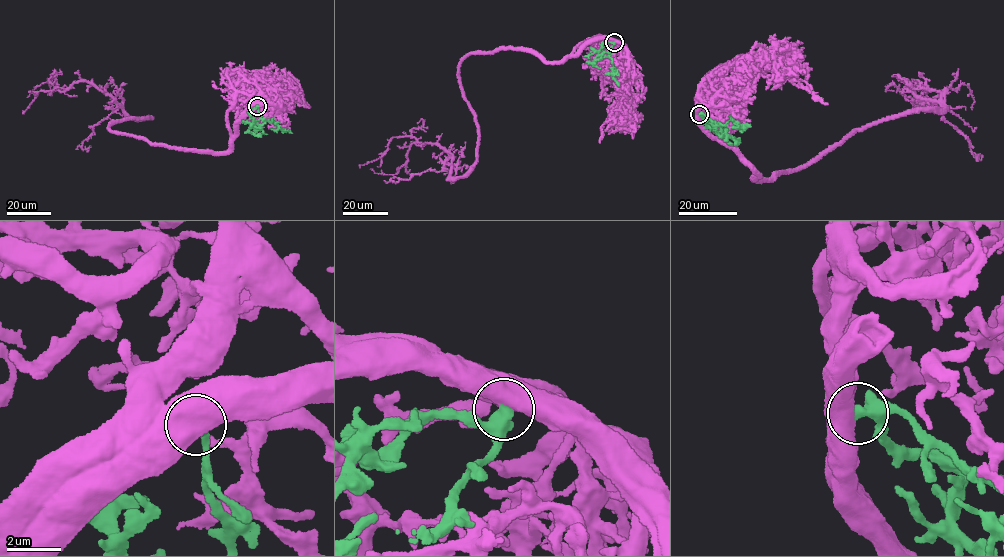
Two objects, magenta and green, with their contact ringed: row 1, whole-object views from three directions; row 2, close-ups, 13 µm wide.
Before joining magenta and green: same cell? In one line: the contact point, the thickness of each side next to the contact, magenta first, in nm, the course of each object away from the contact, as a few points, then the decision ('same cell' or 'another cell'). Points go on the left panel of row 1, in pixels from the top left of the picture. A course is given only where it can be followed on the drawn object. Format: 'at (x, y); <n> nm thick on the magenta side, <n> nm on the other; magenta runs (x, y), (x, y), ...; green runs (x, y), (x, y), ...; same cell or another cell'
at (257, 106); 750 nm thick on the magenta side, 460 nm on the other; magenta runs (257, 106), (215, 153), (113, 133), (152, 118), (131, 118), (86, 82), (38, 91), (22, 110); green runs (257, 106), (263, 120), (270, 122), (272, 119), (282, 130), (292, 133); same cell

